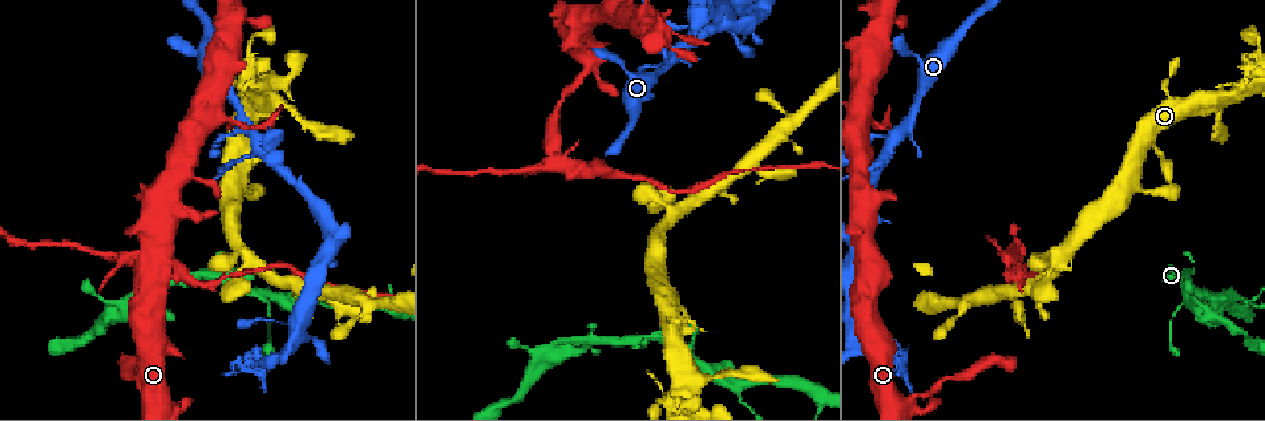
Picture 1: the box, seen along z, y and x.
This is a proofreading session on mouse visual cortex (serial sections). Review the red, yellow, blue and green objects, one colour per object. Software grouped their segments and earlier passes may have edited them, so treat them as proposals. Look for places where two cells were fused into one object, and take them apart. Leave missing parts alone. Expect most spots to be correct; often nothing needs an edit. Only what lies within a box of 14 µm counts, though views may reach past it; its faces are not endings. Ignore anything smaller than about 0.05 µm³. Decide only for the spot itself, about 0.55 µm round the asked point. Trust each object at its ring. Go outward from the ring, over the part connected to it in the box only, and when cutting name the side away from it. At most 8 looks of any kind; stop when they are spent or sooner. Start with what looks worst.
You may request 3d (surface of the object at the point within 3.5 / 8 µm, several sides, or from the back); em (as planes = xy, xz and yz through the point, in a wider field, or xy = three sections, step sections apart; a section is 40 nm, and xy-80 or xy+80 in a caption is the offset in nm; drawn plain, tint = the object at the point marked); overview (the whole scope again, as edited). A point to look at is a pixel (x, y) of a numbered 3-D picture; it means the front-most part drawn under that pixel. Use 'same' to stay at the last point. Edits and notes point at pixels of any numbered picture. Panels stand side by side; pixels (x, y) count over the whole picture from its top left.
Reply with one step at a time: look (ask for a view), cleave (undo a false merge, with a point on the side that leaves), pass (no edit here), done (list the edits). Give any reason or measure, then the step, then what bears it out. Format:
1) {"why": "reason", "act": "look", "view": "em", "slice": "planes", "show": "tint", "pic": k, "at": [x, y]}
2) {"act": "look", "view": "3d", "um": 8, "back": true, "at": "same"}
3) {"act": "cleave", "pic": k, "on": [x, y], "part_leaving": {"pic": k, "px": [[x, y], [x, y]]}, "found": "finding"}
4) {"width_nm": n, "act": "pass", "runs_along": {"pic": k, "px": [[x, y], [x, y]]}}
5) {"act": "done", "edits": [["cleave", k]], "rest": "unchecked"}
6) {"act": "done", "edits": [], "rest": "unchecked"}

{"why": "a fork", "act": "look", "view": "3d", "um": 3.5, "pic": 1, "at": [1231, 296]}

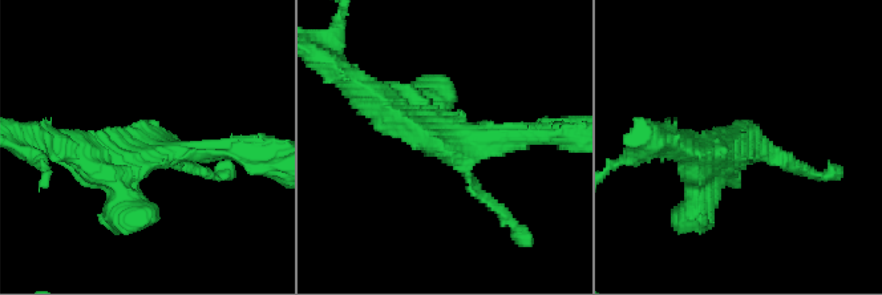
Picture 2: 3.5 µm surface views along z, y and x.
{"arms": 3, "arm_widths_nm": [150, 200, 400], "why": "need the tissue", "act": "look", "view": "em", "slice": "xy", "step": 3, "show": "plain", "pic": 2, "at": [159, 152]}

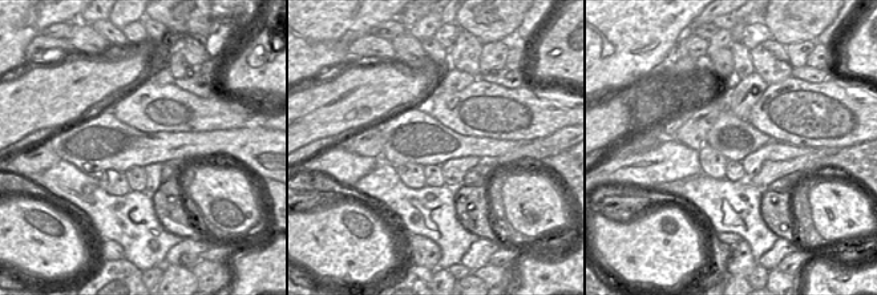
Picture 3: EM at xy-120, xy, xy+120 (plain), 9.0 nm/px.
{"act": "look", "view": "em", "slice": "xy", "step": 3, "show": "tint", "at": "same"}

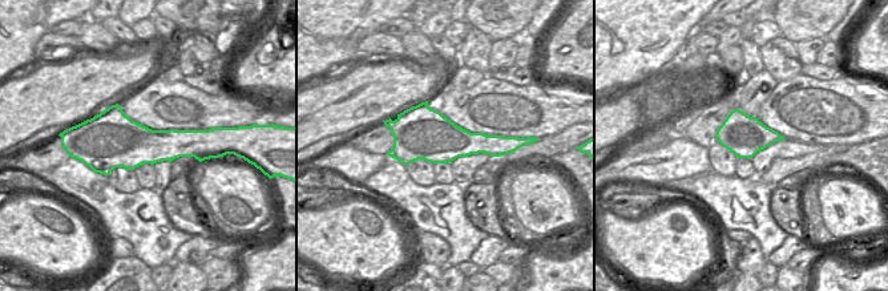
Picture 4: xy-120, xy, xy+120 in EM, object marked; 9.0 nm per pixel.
{"act": "pass", "runs_along": {"pic": 2, "px": [[377, 96], [439, 141], [543, 137]]}, "found": "one cell here"}

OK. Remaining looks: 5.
{"why": "four arms meet", "act": "look", "view": "3d", "um": 3.5, "pic": 1, "at": [257, 146]}

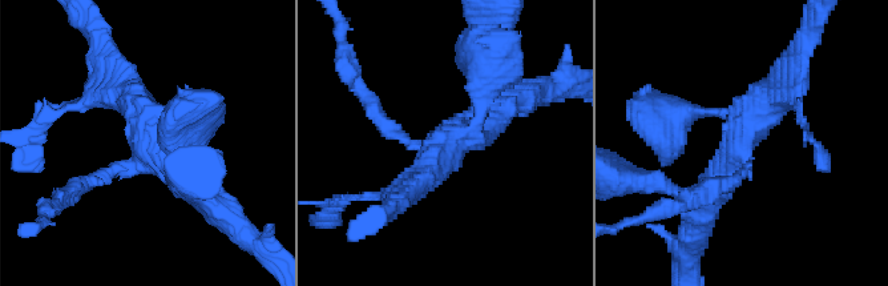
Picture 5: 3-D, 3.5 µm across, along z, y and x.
{"why": "shape alone is not enough", "act": "look", "view": "em", "slice": "xy", "step": 3, "show": "tint", "pic": 5, "at": [455, 139]}

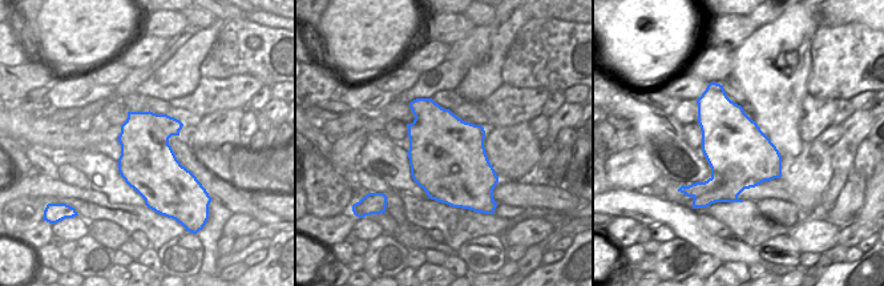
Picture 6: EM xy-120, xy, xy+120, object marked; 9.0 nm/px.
{"act": "look", "view": "em", "slice": "xy", "step": 5, "show": "tint", "at": "same"}

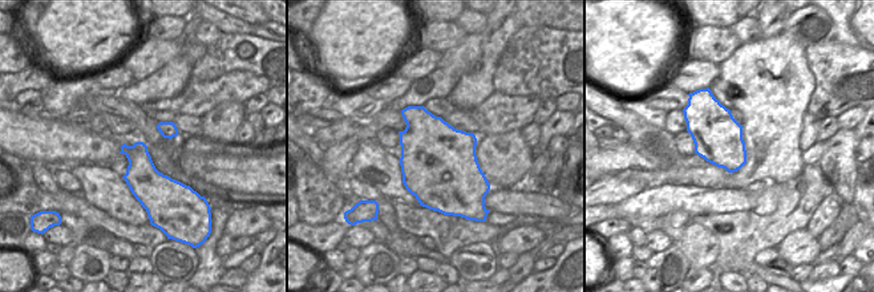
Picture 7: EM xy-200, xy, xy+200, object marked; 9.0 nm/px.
{"arms": 4, "arm_widths_nm": [150, 250, 400, 400], "act": "cleave", "pic": 5, "on": [379, 120], "part_leaving": {"pic": 5, "px": [[419, 145], [370, 108], [346, 64]]}, "found": "a second cell is stuck on"}

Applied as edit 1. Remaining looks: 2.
{"why": "two arms in line, one across", "act": "look", "view": "3d", "um": 8, "pic": 1, "at": [265, 358]}

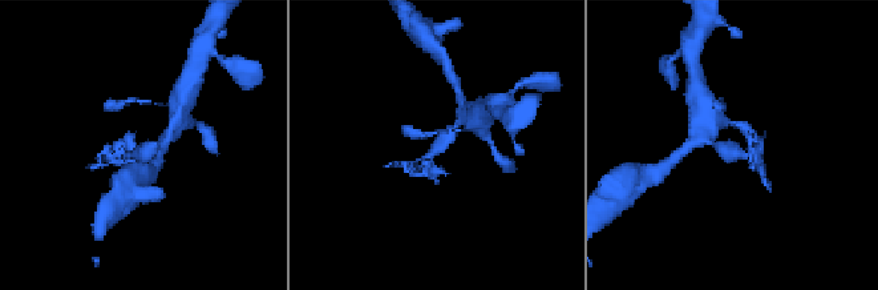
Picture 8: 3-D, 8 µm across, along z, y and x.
{"act": "look", "view": "em", "slice": "xy", "step": 1, "show": "tint", "pic": 8, "at": [136, 150]}

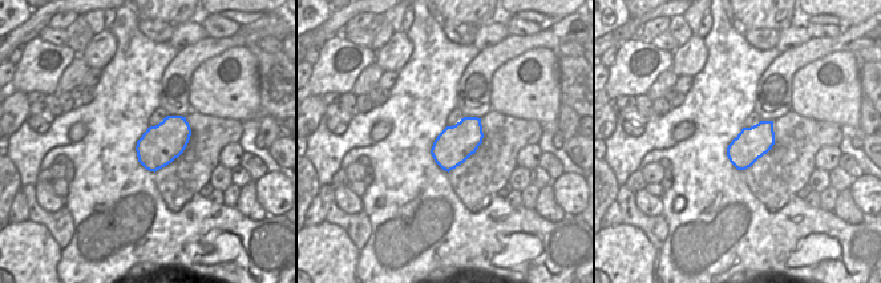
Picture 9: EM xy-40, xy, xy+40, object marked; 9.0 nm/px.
{"width_nm": 340, "act": "cleave", "pic": 8, "on": [101, 157], "part_leaving": {"pic": 8, "px": [[745, 149], [761, 156], [769, 189]]}, "found": "a second cell is stuck on"}

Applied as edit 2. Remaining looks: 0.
{"act": "done", "edits": [["cleave", 5], ["cleave", 8]], "rest": "unchecked"}

